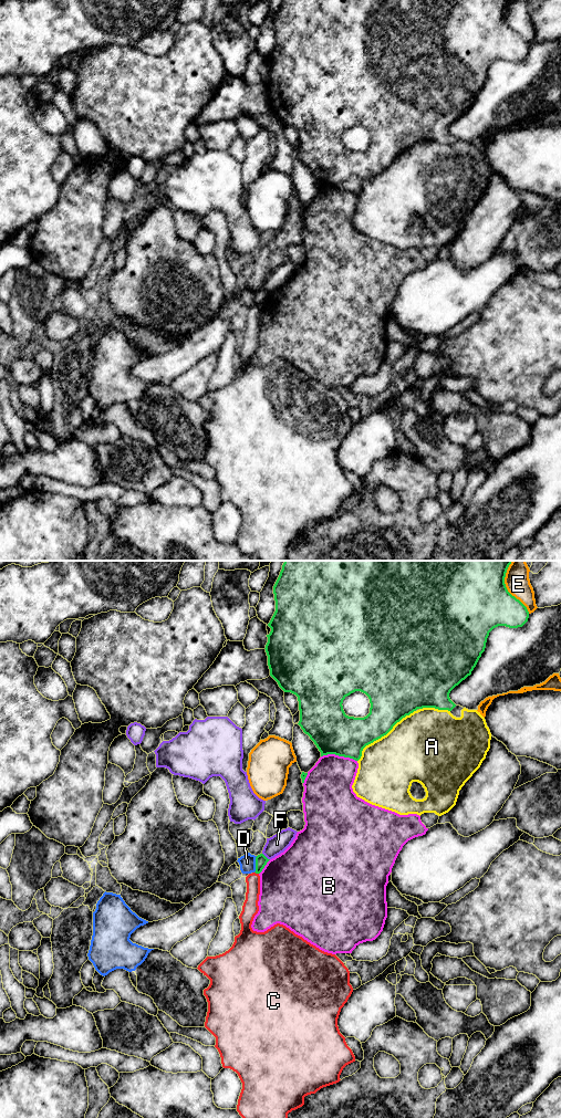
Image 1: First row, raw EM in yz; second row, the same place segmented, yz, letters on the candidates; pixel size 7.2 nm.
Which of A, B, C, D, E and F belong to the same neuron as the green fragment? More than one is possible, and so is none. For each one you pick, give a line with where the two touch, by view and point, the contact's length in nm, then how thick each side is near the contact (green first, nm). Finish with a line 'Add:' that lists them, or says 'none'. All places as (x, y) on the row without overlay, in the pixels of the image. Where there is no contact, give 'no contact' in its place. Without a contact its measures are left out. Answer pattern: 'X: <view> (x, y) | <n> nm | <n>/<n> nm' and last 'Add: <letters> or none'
Add: none

